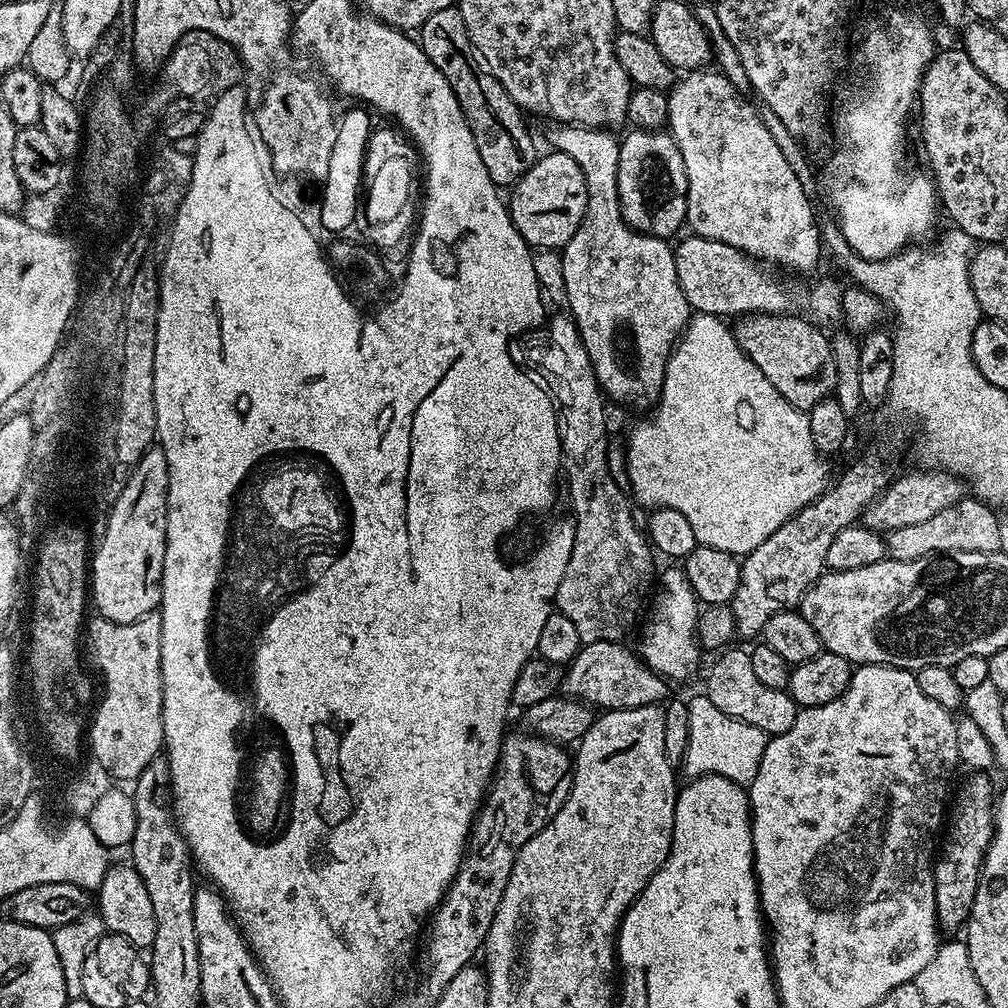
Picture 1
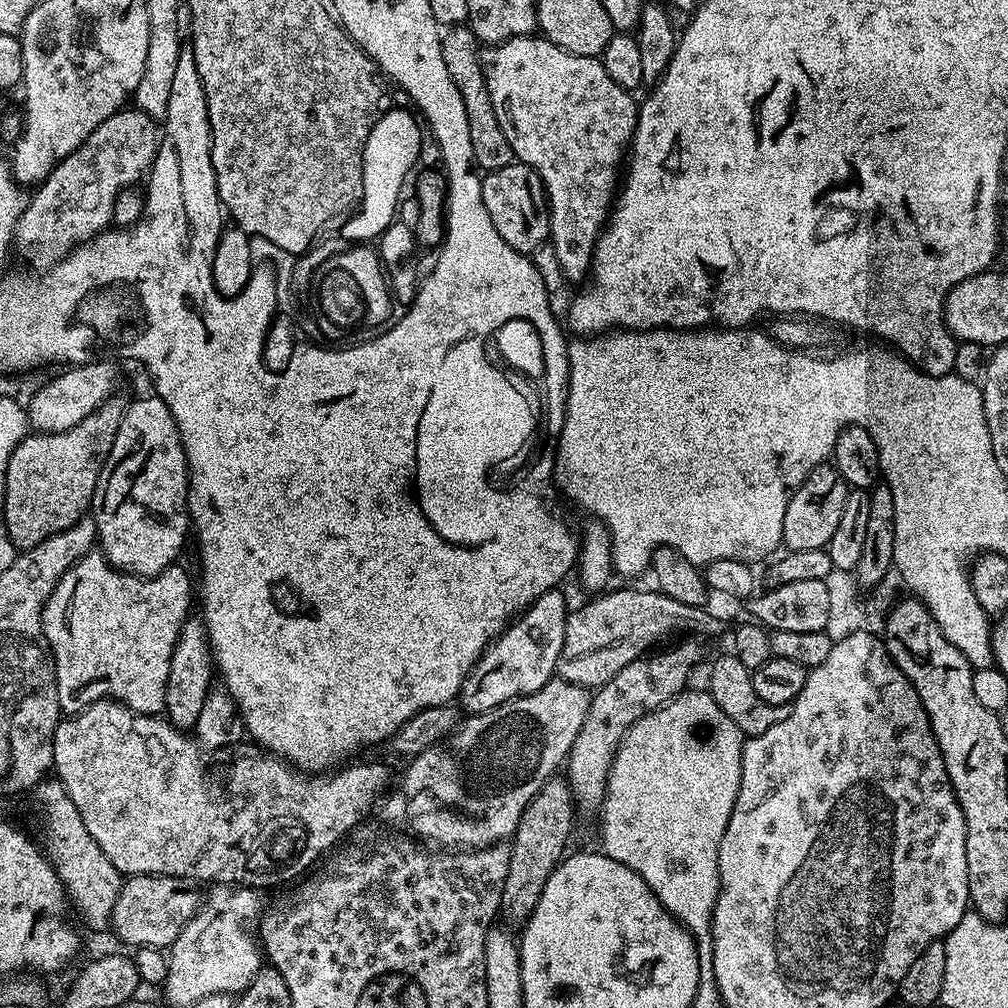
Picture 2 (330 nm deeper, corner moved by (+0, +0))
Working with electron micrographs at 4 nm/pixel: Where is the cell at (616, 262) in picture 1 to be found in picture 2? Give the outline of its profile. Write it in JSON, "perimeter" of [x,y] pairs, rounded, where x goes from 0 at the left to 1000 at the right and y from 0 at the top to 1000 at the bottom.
{"perimeter":[[[535,35],[511,36],[497,44],[481,47],[476,52],[476,64],[482,76],[482,85],[486,89],[486,101],[490,101],[490,113],[494,113],[494,125],[498,125],[498,133],[502,133],[502,141],[506,141],[509,156],[515,162],[526,165],[538,177],[540,191],[544,193],[544,219],[546,220],[546,247],[552,253],[552,262],[556,270],[563,278],[575,278],[584,273],[587,247],[591,244],[591,237],[595,234],[601,219],[605,214],[605,207],[613,193],[613,180],[617,175],[617,164],[621,159],[621,152],[627,142],[627,130],[631,128],[632,100],[627,100],[628,92],[624,88],[613,85],[605,73],[601,73],[598,63],[589,56],[574,56],[568,52],[558,50],[550,46],[550,42],[541,40]]]}

